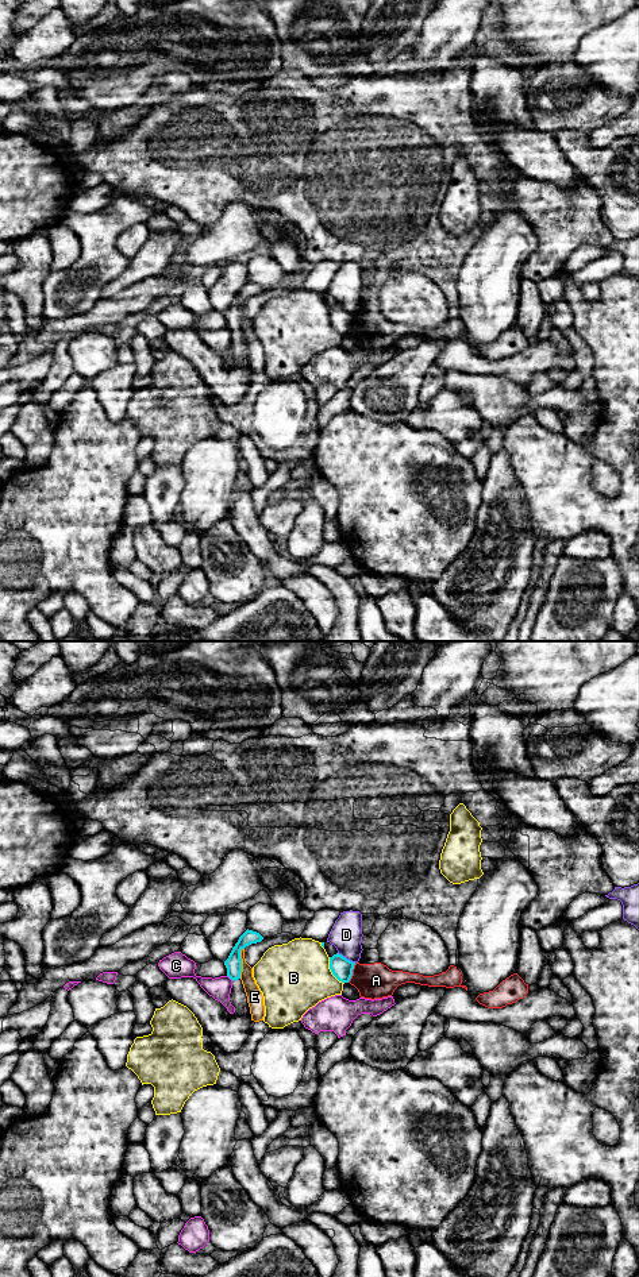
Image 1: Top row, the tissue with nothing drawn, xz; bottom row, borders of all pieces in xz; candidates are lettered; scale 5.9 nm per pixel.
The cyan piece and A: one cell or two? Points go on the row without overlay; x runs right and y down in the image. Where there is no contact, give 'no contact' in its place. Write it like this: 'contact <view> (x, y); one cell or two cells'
contact xz (351, 324); two cells

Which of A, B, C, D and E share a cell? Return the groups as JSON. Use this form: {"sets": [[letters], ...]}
{"sets": [["A"], ["B"], ["C"], ["D"], ["E"]]}

